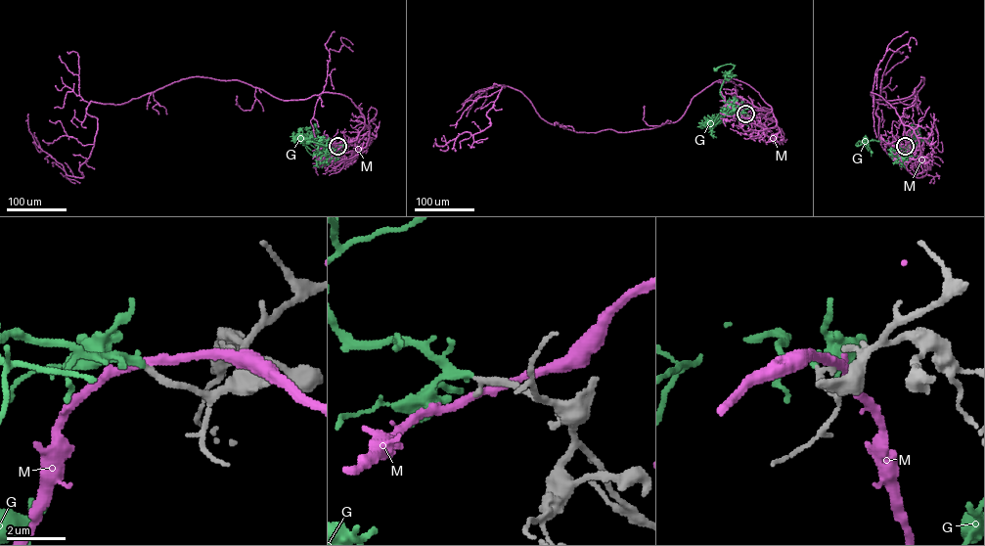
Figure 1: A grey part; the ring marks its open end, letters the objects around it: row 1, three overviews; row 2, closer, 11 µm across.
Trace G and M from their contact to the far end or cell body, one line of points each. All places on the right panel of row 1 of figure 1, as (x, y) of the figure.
G: (905, 146), (903, 151), (889, 141), (874, 140), (861, 143)
M: (906, 146), (871, 92), (907, 98), (924, 78), (875, 114), (881, 146), (917, 177), (938, 144), (930, 113)

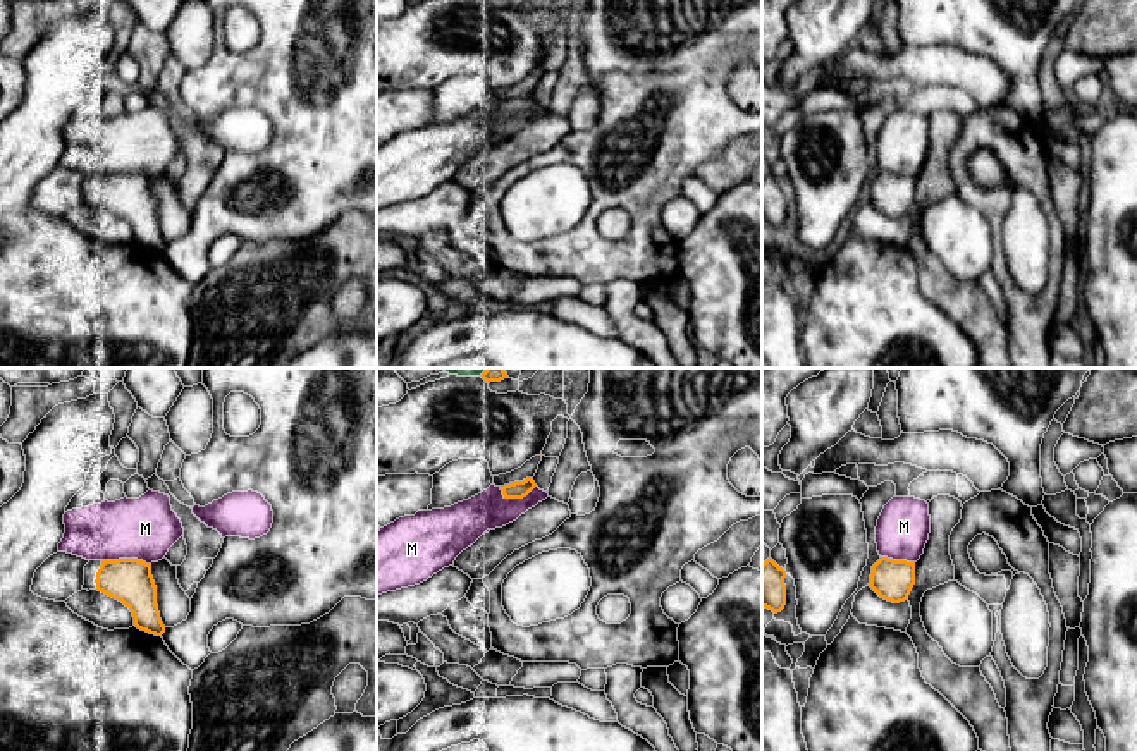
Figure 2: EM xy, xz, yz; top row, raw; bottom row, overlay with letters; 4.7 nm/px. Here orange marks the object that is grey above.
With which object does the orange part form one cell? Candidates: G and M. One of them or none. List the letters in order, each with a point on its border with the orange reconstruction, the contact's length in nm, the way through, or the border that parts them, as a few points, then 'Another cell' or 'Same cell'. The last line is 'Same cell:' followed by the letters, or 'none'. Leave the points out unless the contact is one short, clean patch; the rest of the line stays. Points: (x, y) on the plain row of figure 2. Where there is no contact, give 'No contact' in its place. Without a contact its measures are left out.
G: No contact. Same cell
M: Touches orange at xy (126, 174). Shared border 240 nm. Another cell
Same cell: G

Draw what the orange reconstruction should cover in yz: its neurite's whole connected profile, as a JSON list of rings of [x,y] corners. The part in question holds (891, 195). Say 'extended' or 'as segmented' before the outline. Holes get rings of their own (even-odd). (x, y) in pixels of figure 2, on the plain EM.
as segmented | [[[881,172],[872,181],[869,201],[884,215],[905,217],[915,199],[915,177]]]

